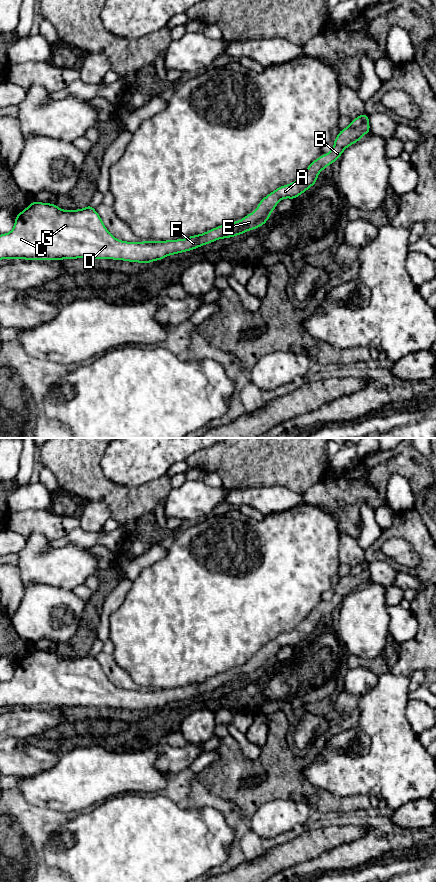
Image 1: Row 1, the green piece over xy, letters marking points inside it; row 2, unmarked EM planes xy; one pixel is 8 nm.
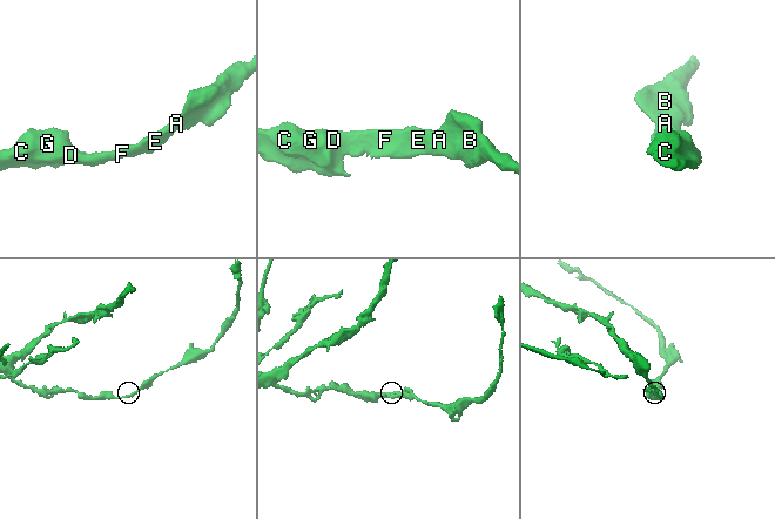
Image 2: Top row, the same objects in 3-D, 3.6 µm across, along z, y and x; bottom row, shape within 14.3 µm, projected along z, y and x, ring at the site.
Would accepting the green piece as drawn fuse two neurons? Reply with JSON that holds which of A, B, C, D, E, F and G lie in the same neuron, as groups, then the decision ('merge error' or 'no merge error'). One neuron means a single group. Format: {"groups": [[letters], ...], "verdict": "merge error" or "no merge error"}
{"groups": [["A", "B", "C", "D", "E", "F", "G"]], "verdict": "no merge error"}

